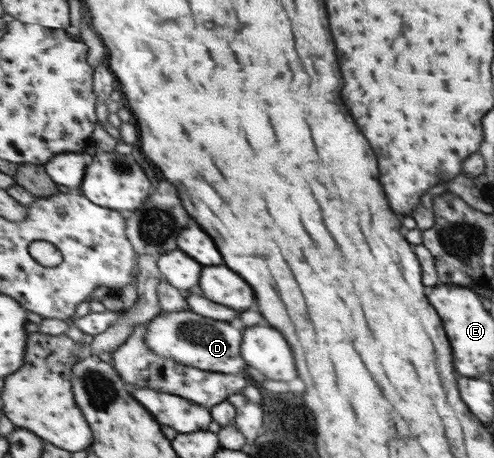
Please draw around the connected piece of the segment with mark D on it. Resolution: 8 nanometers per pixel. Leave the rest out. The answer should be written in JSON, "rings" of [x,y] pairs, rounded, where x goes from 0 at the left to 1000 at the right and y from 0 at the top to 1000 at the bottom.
{"rings":[[[389,677],[356,683],[328,679],[302,703],[298,751],[320,775],[413,810],[500,819],[504,797],[492,777],[490,727],[492,718],[478,705],[429,697]]]}

